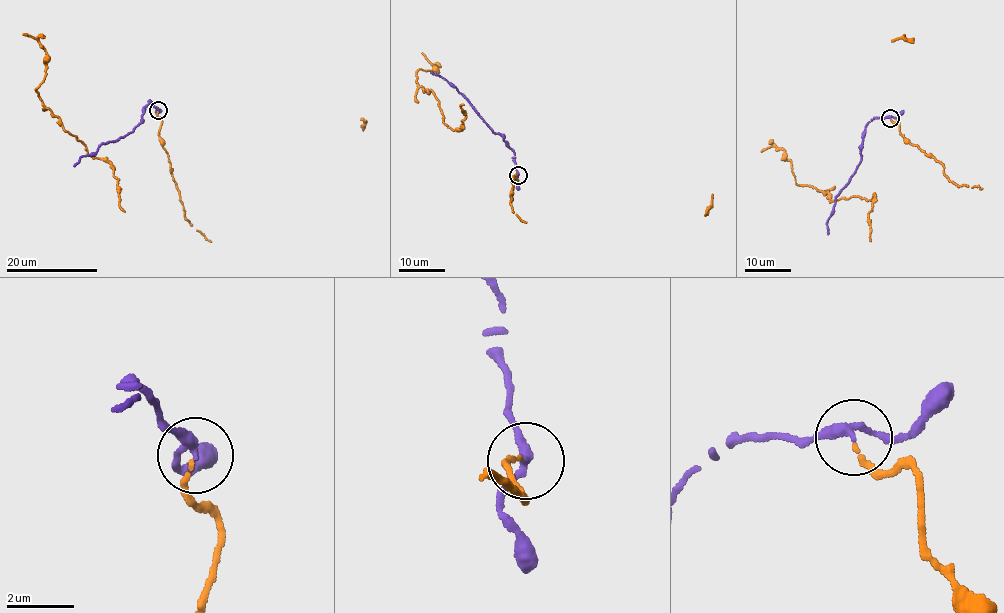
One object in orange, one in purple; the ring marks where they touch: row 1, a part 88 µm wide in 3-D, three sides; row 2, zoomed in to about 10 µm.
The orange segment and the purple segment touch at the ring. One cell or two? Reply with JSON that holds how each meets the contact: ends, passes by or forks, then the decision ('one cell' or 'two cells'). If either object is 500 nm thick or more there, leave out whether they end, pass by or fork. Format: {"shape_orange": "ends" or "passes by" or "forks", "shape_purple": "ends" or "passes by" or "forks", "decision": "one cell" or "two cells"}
{"shape_orange": "ends", "shape_purple": "passes by", "decision": "one cell"}

